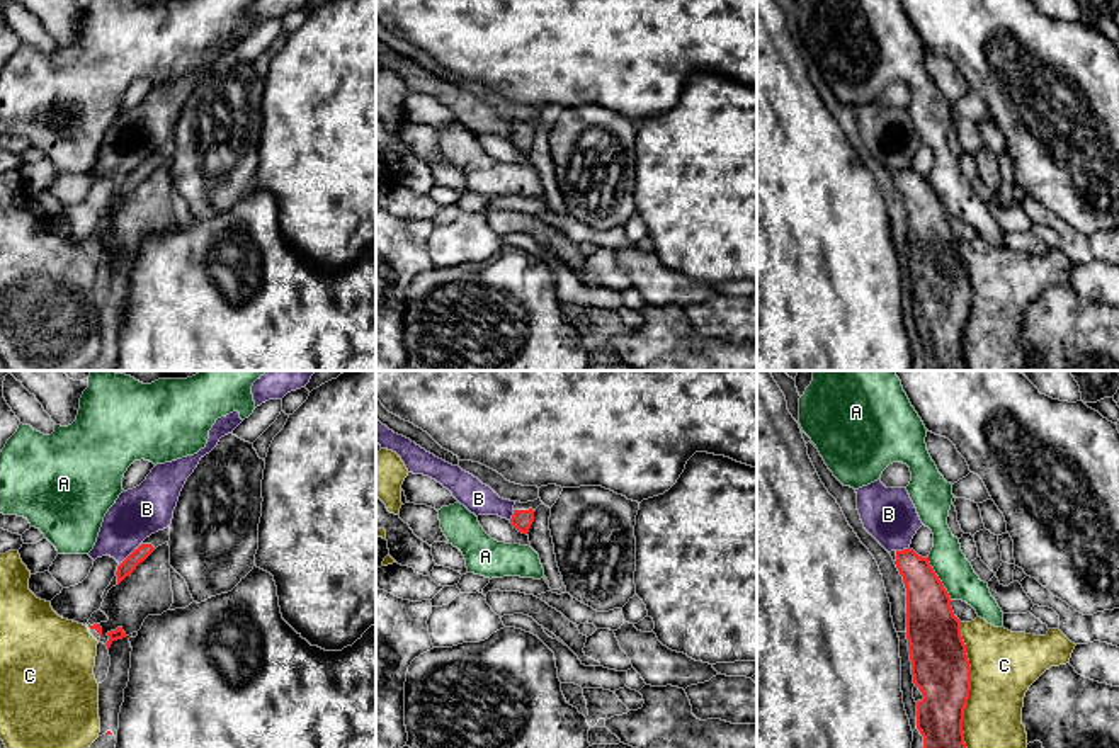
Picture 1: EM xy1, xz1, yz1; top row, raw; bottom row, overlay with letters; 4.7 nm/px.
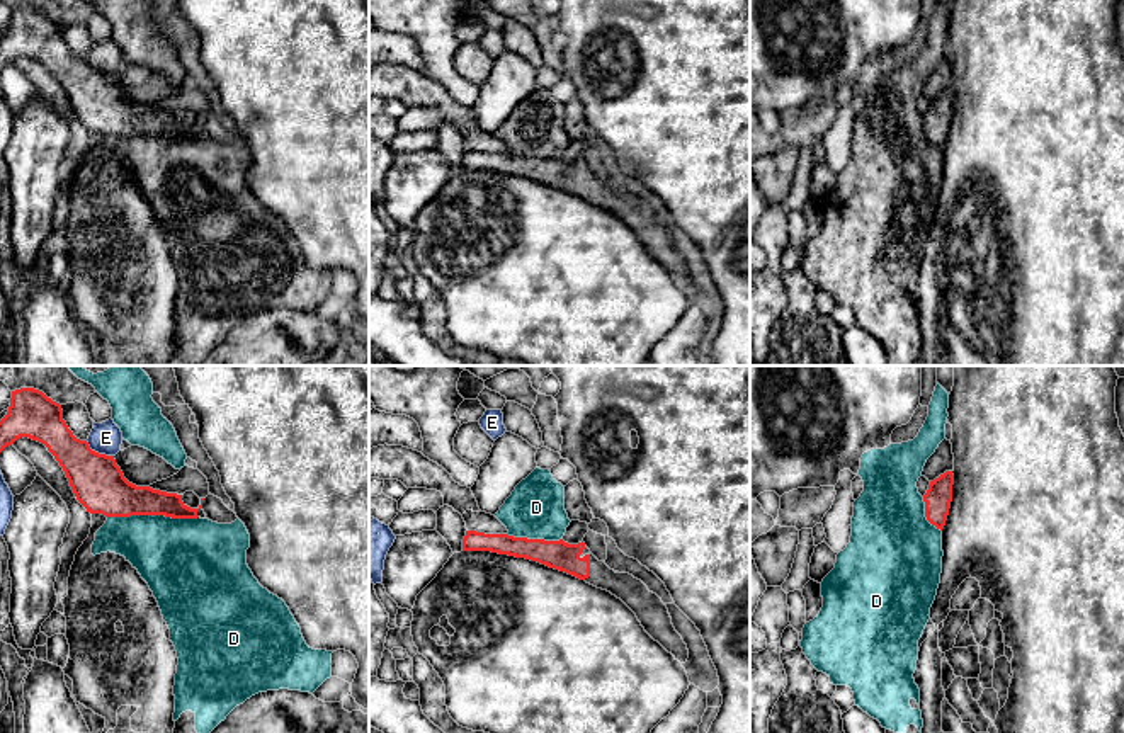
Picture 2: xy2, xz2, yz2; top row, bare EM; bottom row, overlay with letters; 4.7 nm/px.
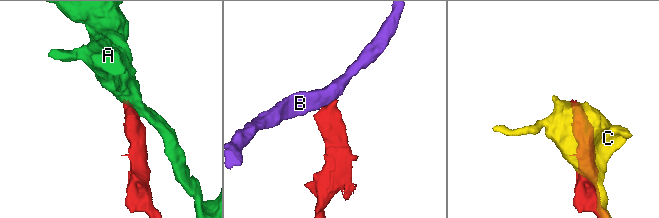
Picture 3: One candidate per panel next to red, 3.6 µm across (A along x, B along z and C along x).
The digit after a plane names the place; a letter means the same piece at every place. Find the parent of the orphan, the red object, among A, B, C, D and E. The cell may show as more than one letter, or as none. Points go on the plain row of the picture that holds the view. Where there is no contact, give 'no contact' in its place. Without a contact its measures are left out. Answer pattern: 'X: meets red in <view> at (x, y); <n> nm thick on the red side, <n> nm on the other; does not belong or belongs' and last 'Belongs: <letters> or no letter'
A: meets red in yz1 at (939, 199); 260 nm thick on the red side, 160 nm on the other; does not belong
B: meets red in xy1 at (128, 175); 70 nm thick on the red side, 240 nm on the other; does not belong
C: meets red in yz1 at (970, 306); 280 nm thick on the red side, 320 nm on the other; does not belong
D: meets red in xy2 at (153, 133); 220 nm thick on the red side, 380 nm on the other; does not belong
E: meets red in xy2 at (97, 72); 240 nm thick on the red side, 150 nm on the other; does not belong
Belongs: no letter

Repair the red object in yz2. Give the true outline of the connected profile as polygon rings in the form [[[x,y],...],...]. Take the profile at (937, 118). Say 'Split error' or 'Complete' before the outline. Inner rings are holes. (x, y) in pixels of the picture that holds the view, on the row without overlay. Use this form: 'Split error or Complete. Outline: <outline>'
Complete. Outline: [[[945,90],[934,100],[930,100],[927,112],[923,114],[925,121],[925,136],[937,148],[944,148],[951,121],[952,121],[952,90]]]

